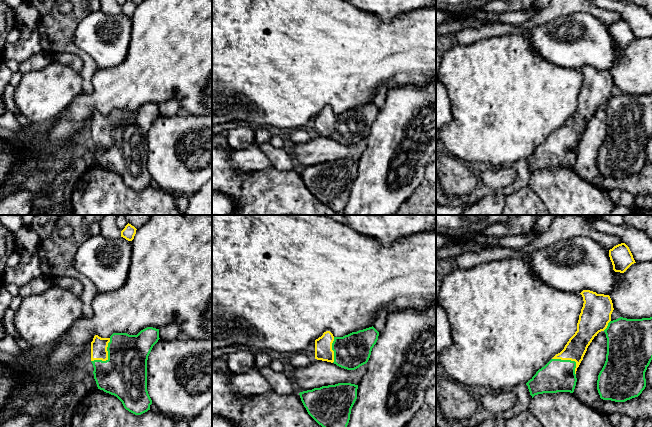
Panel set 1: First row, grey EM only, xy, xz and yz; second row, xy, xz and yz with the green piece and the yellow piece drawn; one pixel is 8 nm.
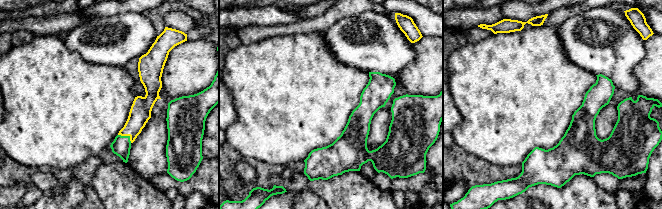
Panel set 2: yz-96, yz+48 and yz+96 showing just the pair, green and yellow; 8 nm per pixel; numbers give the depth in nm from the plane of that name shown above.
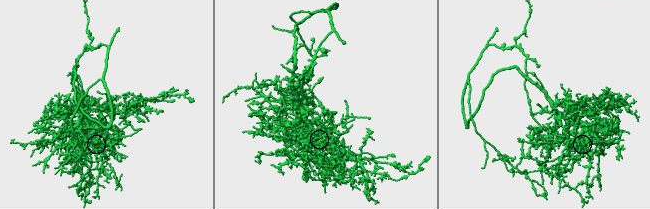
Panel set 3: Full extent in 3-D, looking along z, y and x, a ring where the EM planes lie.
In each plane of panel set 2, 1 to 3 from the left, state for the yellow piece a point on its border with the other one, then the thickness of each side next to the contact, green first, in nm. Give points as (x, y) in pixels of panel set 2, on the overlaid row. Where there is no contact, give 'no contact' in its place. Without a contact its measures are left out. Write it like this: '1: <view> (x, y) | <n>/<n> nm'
1: yz-96 (126, 136) | 150/170 nm
2: no contact
3: no contact

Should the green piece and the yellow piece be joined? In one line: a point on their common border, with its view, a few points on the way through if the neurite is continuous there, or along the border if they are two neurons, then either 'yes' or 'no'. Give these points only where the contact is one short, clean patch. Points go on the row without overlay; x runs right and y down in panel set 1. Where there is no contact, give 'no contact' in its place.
meets green in xy at (108, 132); yes

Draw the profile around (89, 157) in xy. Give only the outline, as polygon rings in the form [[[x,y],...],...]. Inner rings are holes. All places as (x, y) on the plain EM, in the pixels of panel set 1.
[[[91,149],[91,150],[89,150],[89,151],[86,151],[86,152],[84,153],[84,155],[83,155],[82,158],[83,158],[84,161],[85,161],[87,168],[88,168],[88,167],[91,167],[91,166],[93,166],[93,165],[98,164],[98,163],[97,163],[97,160],[96,160],[96,157],[95,157],[95,155],[94,155],[94,150],[93,150],[93,149]]]

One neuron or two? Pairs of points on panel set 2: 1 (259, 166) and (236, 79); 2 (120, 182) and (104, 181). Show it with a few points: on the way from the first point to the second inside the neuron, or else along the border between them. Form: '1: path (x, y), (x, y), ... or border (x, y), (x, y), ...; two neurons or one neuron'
1: border (236, 150), (244, 158), (262, 160), (280, 166); two neurons
2: path (116, 182), (108, 181); one neuron

